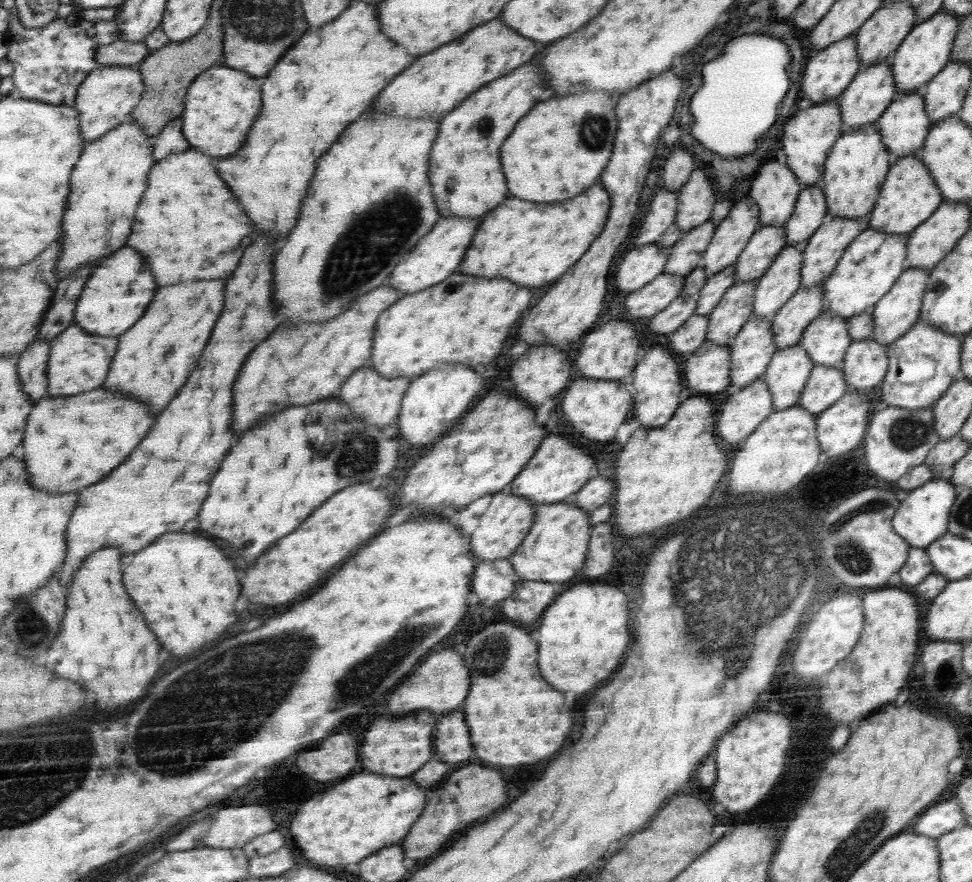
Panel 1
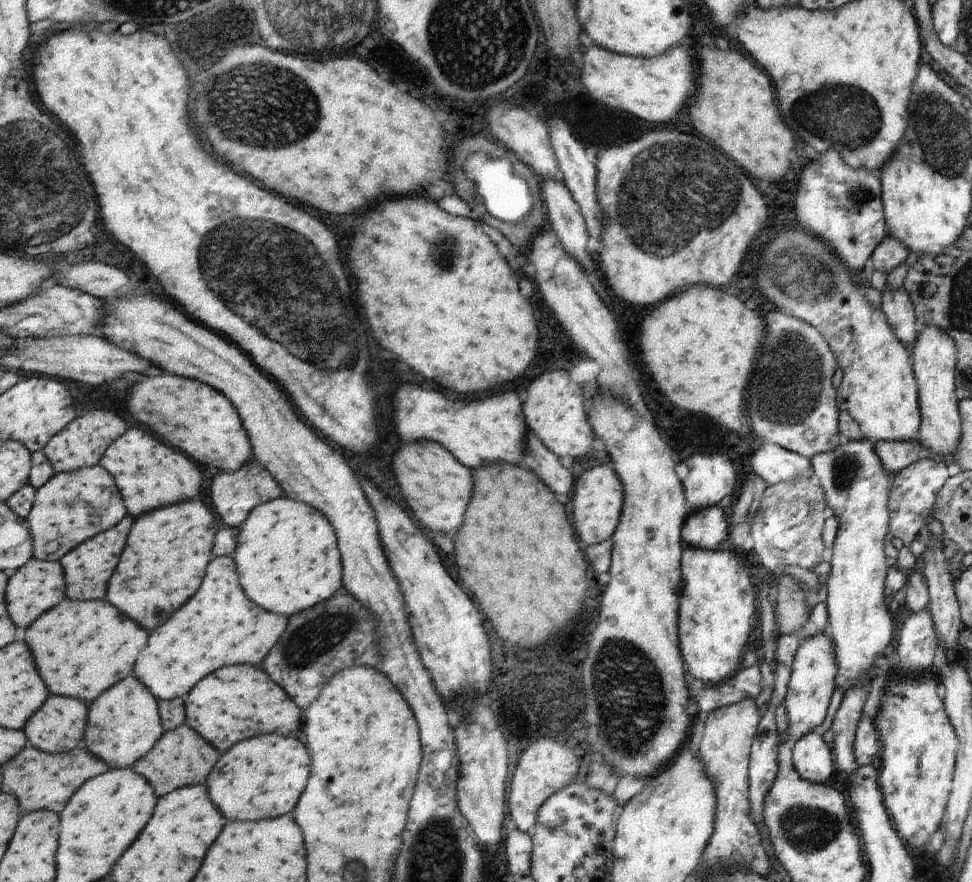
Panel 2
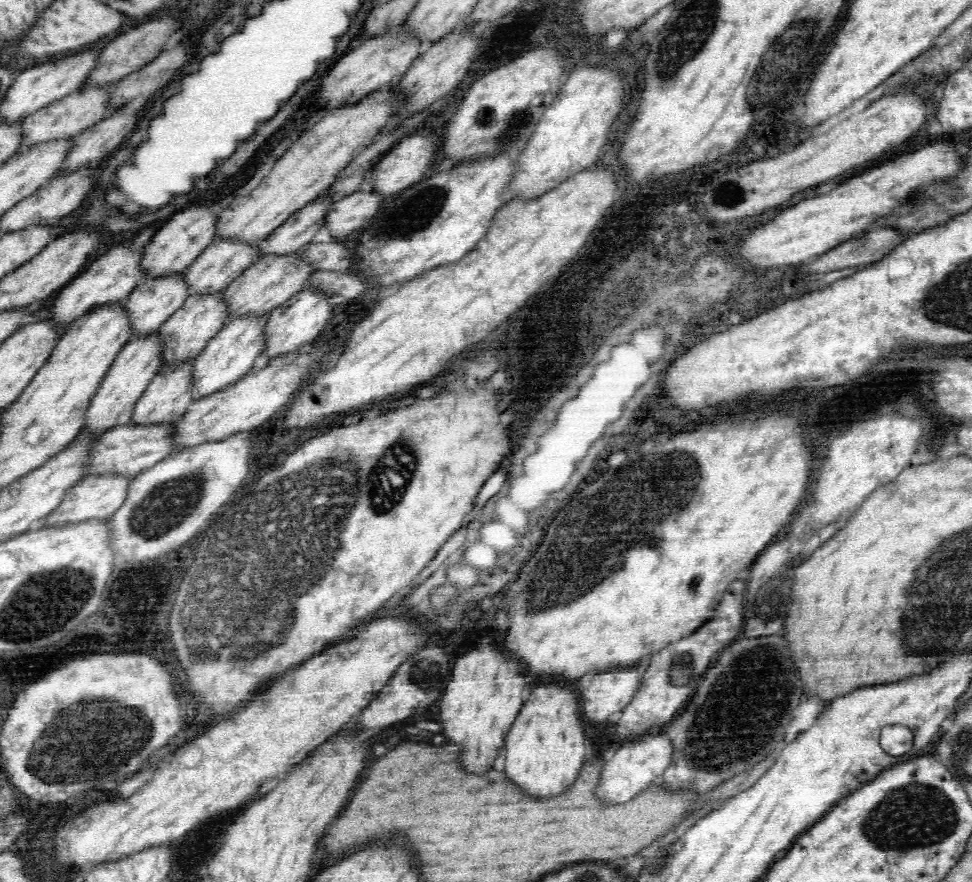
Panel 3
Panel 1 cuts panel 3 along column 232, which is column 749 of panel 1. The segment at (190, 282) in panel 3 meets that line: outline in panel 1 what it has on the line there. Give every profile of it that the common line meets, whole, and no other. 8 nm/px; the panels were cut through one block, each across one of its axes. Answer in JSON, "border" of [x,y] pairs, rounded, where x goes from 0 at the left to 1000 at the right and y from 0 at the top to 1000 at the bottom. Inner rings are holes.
{"border":[[[785,256],[773,269],[757,297],[756,308],[761,319],[779,320],[786,312],[798,289],[810,277],[807,257]]]}

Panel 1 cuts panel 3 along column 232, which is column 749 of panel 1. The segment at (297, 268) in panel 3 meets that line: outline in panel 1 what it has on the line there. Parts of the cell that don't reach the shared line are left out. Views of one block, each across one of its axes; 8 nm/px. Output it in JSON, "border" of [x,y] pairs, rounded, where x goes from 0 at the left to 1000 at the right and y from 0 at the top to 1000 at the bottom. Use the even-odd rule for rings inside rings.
{"border":[[[761,319],[755,321],[743,340],[728,357],[729,371],[726,385],[739,392],[751,392],[764,367],[773,361],[777,342],[779,320]]]}

